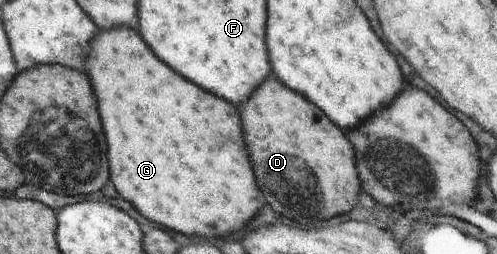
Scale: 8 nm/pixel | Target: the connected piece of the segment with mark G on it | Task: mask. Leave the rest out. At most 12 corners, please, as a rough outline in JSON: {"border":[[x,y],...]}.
{"border":[[128,26],[85,61],[110,181],[226,237],[262,207],[236,105]]}

